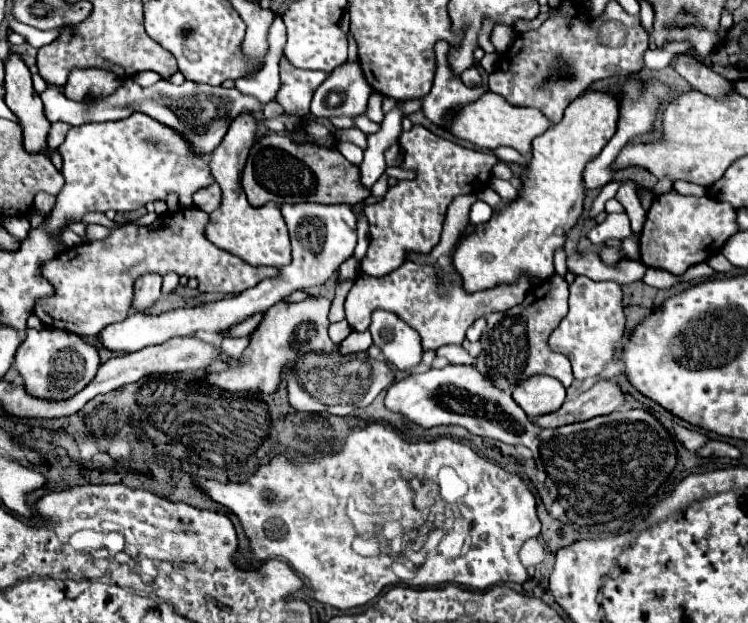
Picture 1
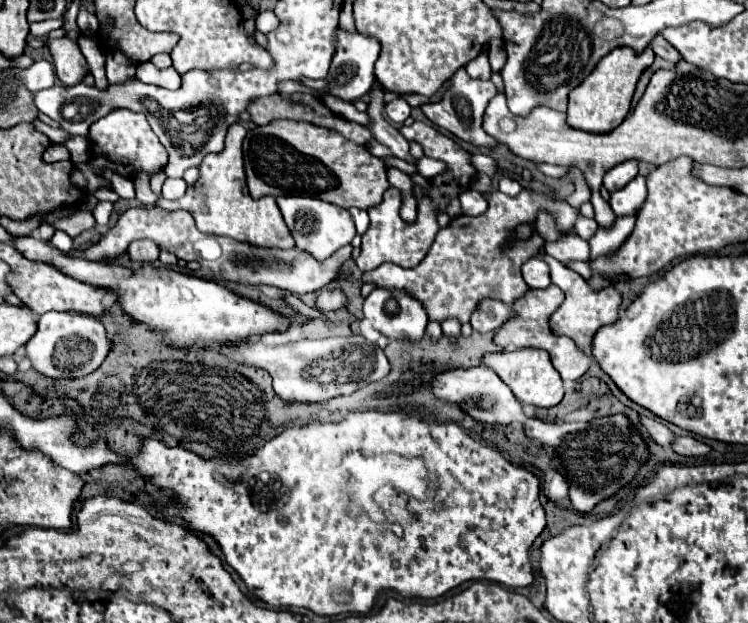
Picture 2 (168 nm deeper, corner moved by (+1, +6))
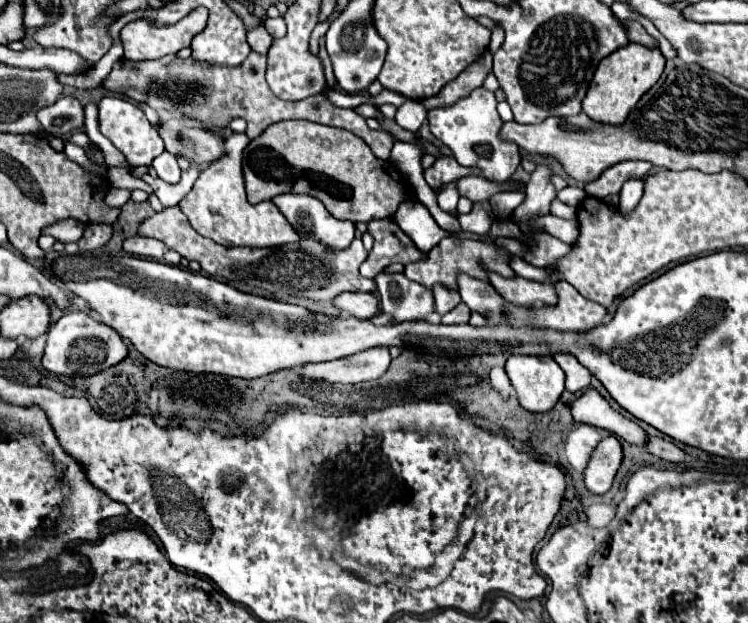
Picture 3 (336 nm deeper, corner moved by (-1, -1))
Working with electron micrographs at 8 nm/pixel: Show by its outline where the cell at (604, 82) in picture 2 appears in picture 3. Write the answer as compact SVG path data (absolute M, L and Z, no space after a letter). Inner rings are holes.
M630 42L624 48L618 48L608 58L600 60L588 94L582 102L582 110L596 122L604 124L622 124L628 118L628 112L636 102L658 82L664 70L664 56L658 48L644 48L642 44Z

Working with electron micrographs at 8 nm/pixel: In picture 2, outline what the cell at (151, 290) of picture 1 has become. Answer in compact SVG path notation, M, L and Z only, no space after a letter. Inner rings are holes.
M134 241L128 249L128 255L130 255L134 267L140 269L144 265L154 265L158 261L160 251L152 241Z

